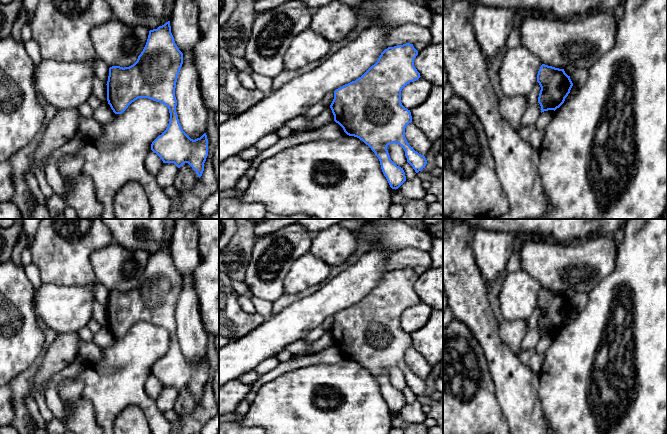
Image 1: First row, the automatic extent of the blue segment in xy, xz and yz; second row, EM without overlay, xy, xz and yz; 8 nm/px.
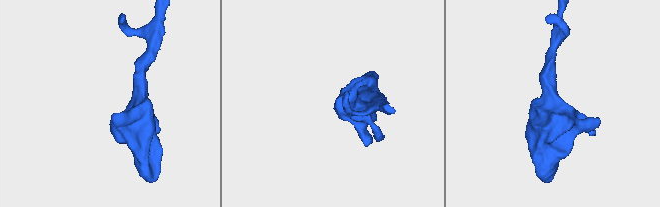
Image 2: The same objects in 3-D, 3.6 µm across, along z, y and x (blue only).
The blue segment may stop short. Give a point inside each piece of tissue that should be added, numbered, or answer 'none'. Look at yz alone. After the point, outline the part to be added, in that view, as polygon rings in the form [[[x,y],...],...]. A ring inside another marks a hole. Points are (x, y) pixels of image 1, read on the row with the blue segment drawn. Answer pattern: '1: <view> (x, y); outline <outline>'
none

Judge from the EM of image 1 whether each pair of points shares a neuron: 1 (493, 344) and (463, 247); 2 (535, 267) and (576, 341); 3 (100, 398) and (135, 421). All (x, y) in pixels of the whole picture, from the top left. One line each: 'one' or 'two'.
1: one
2: two
3: two

